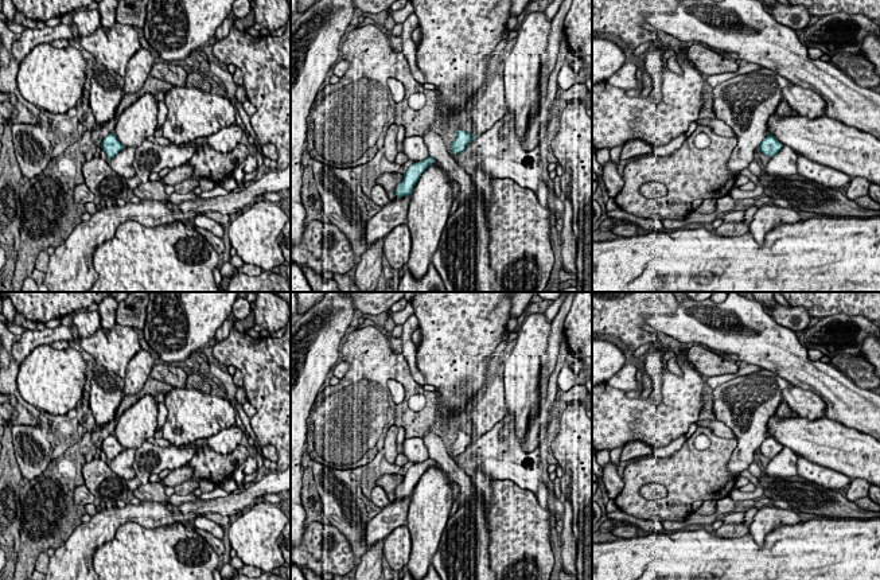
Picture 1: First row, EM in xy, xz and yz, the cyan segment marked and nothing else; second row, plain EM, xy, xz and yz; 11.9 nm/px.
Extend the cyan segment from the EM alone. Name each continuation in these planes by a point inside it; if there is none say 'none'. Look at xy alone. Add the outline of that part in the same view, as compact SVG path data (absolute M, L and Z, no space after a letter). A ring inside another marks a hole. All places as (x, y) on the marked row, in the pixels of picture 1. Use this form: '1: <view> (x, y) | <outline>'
none

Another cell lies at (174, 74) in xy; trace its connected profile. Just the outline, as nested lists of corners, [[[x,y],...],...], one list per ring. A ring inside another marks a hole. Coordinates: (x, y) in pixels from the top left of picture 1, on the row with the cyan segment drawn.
[[[157,62],[153,63],[149,77],[166,81],[176,87],[184,87],[187,74],[188,73],[183,69],[183,66],[171,65],[167,62]]]

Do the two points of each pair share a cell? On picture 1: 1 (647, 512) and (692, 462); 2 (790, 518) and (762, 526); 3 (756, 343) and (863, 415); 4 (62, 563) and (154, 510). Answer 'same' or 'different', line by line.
1: same
2: same
3: same
4: same

